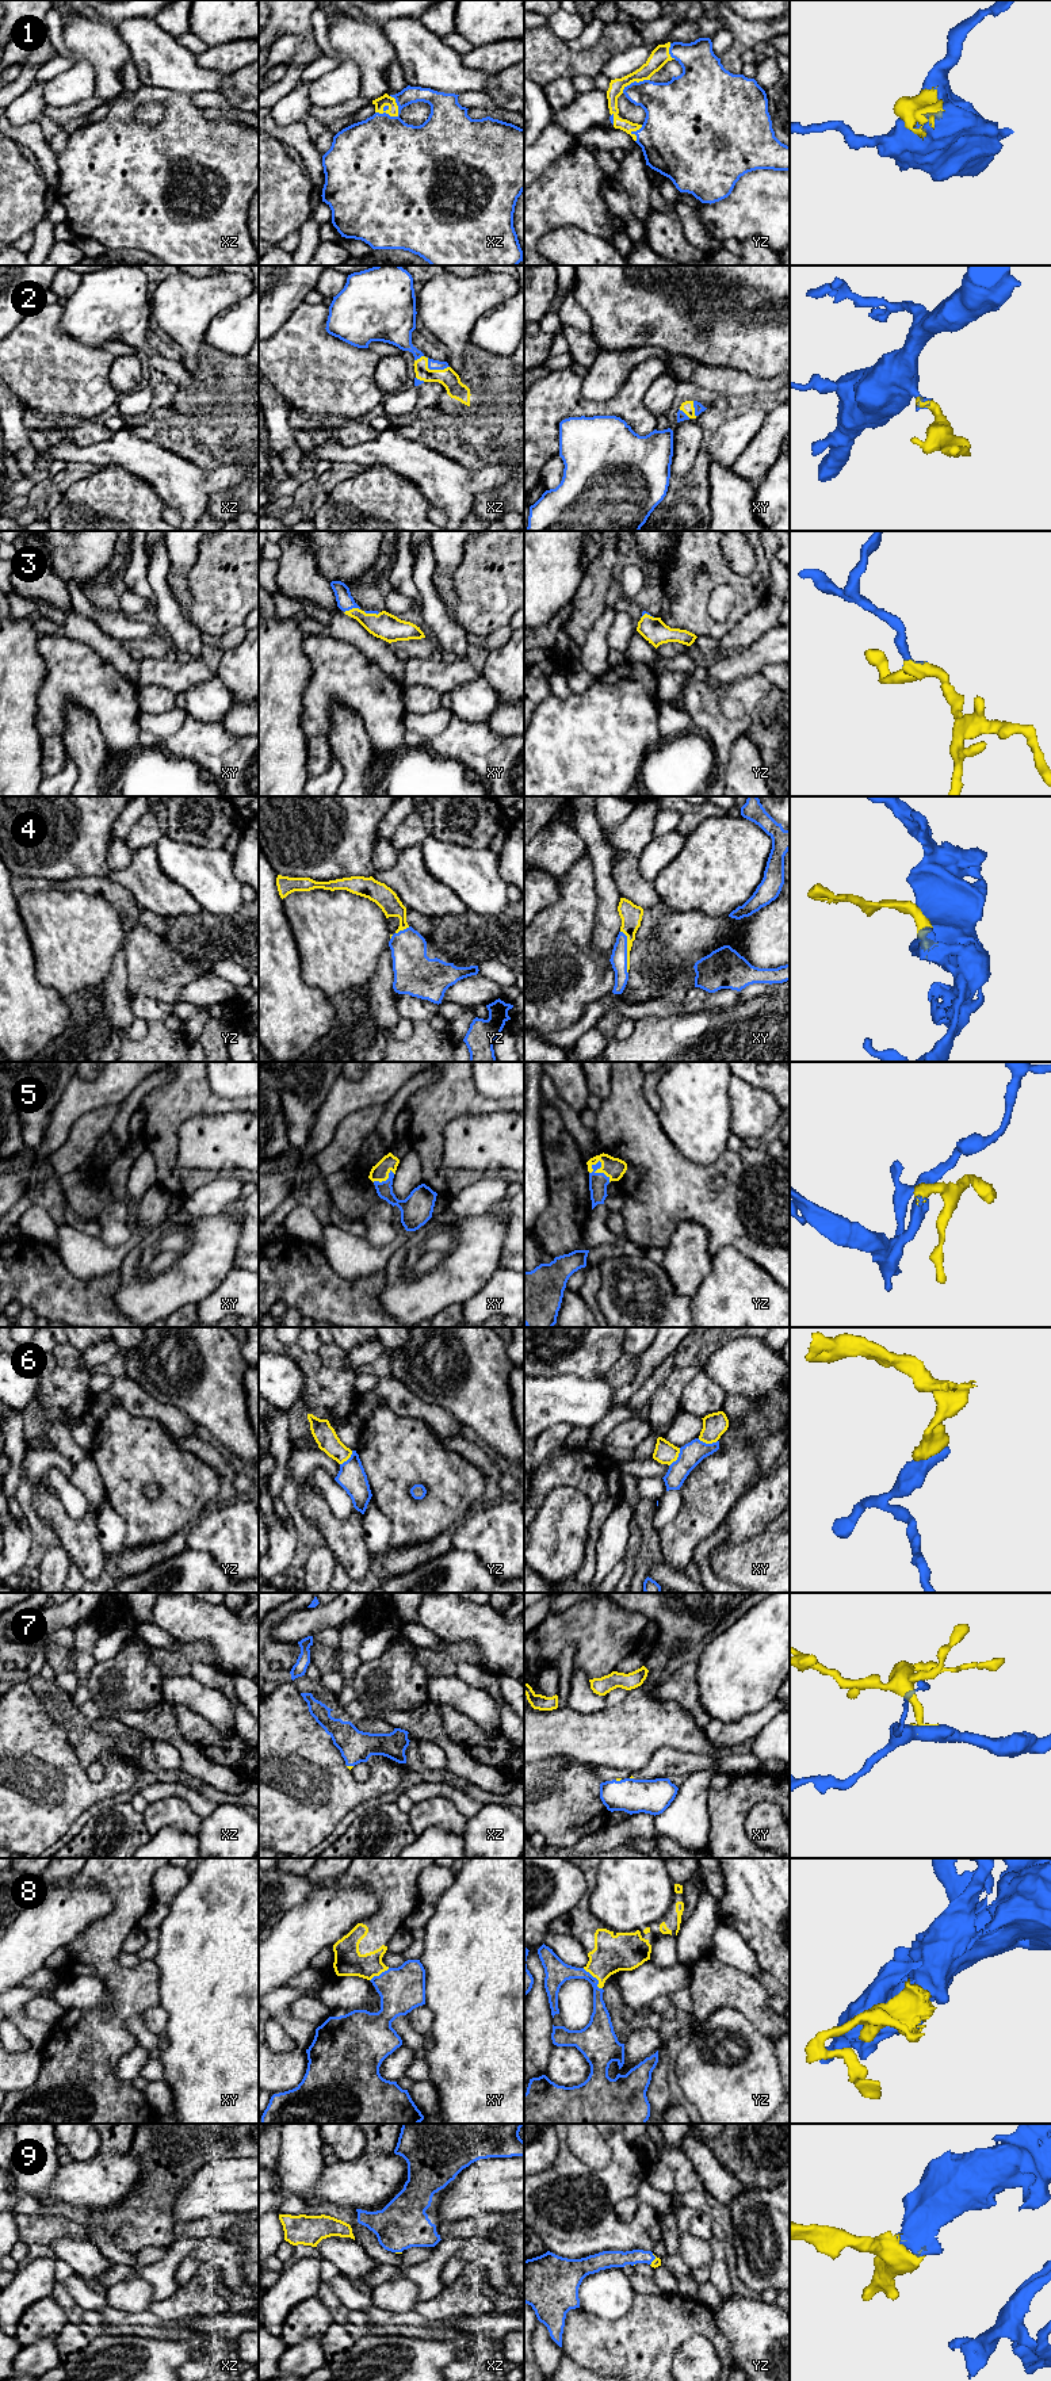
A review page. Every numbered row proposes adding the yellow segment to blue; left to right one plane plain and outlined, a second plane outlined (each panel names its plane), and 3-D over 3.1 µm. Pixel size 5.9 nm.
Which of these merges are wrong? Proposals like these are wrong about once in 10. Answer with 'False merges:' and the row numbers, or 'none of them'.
False merges: 6

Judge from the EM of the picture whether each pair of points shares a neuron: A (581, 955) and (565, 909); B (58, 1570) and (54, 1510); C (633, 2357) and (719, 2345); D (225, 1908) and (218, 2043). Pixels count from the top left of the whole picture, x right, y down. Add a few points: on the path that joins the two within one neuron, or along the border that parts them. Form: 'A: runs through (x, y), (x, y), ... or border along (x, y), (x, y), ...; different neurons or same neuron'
A: runs through (570, 944), (565, 939), (565, 920); same neuron
B: border along (61, 1544), (73, 1562); different neurons
C: runs through (654, 2335), (661, 2328), (700, 2328); same neuron
D: runs through (225, 1942), (225, 2009); same neuron

